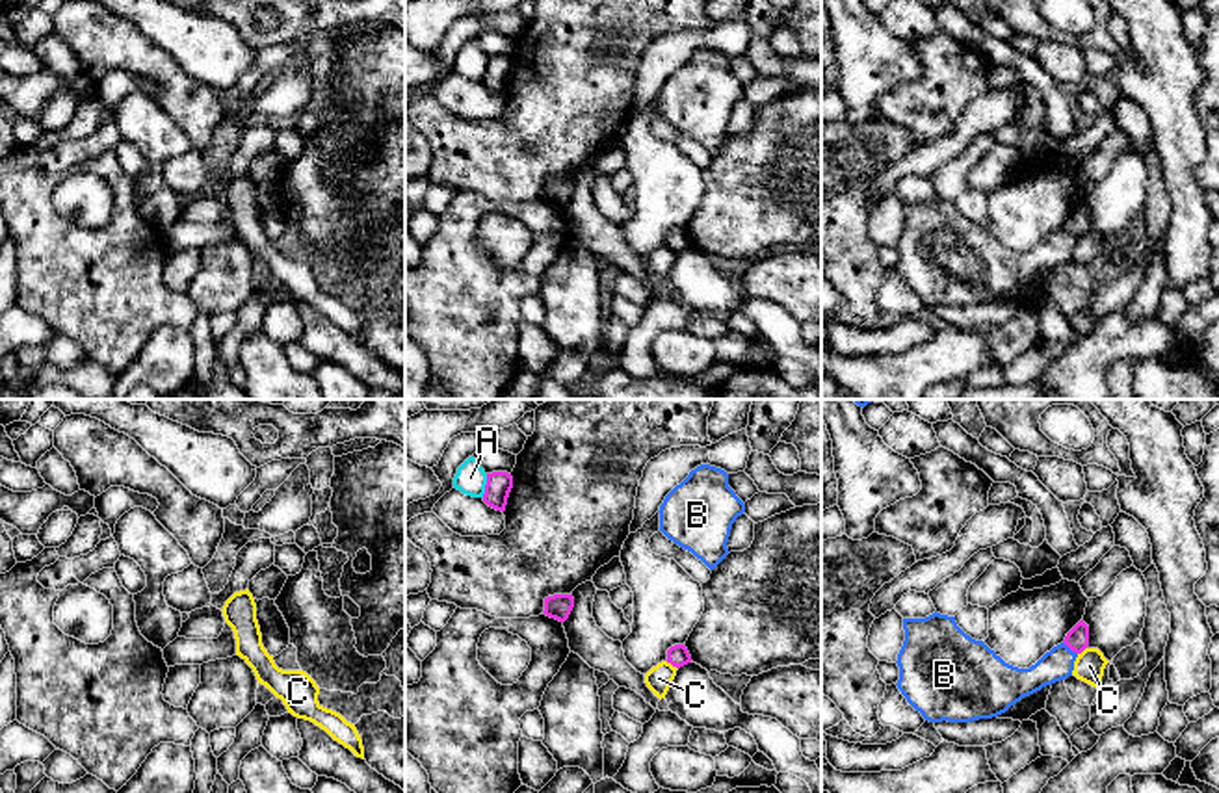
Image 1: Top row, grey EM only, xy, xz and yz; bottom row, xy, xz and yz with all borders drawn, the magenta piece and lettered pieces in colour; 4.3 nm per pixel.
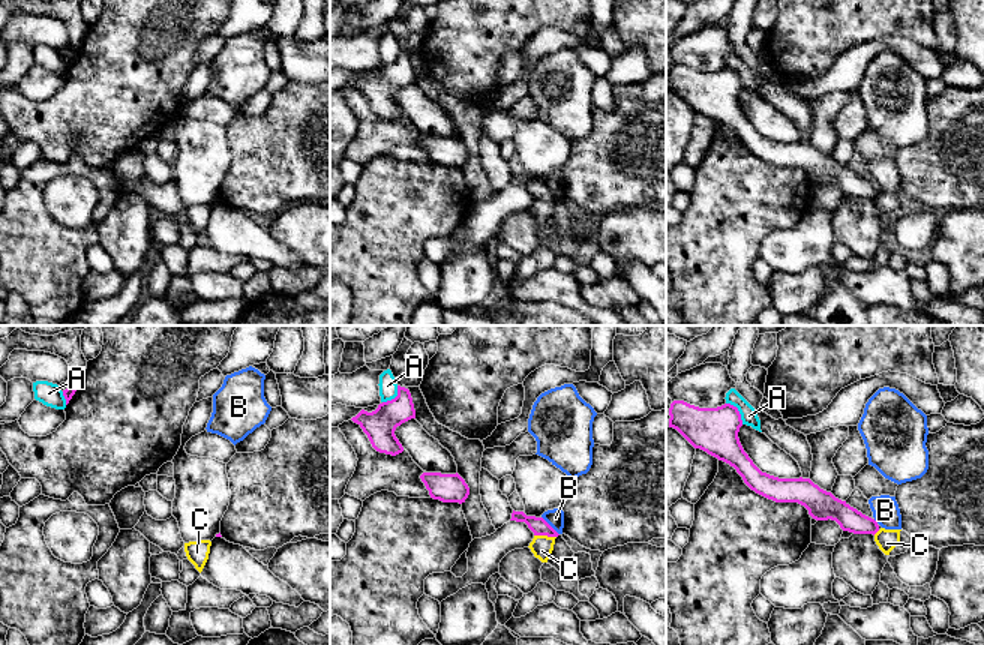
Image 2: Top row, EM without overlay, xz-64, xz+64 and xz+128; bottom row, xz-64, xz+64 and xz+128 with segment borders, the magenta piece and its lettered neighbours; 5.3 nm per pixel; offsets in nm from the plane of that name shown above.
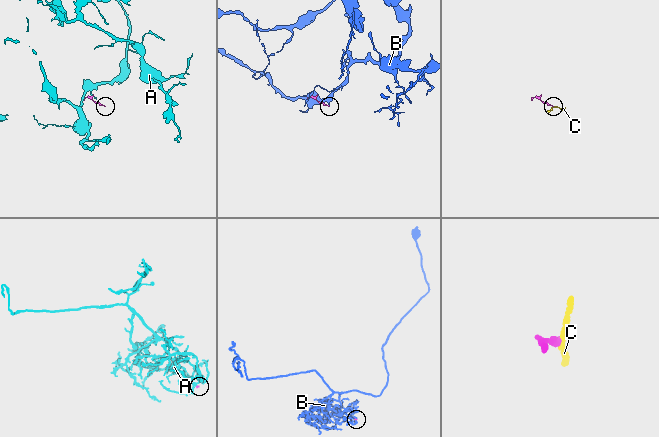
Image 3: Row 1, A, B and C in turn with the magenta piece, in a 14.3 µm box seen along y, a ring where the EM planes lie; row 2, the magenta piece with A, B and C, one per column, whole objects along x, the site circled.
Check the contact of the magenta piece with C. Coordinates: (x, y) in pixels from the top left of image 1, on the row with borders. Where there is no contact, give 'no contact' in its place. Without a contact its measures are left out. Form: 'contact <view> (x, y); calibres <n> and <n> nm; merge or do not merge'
contact xz (671, 663); calibres 90 and 110 nm; do not merge

